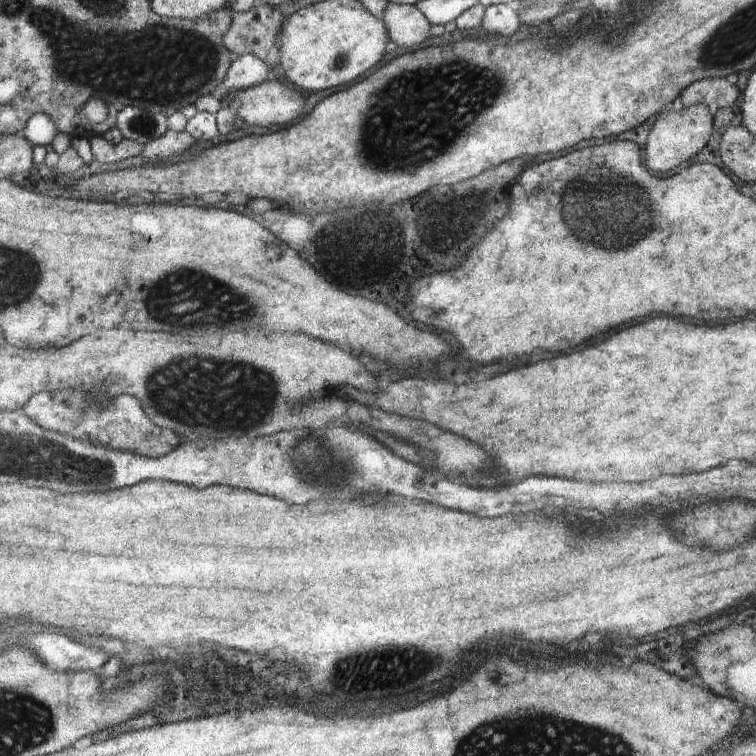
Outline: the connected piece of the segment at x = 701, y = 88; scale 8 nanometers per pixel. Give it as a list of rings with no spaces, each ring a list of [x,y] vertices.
[[[725,77],[702,79],[689,84],[681,93],[683,107],[703,104],[715,105],[717,109],[732,106],[740,96],[737,86],[729,84]]]

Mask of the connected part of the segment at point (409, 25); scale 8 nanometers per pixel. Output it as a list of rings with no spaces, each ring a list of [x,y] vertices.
[[[390,3],[383,22],[391,41],[401,48],[413,48],[431,37],[431,22],[416,5]]]

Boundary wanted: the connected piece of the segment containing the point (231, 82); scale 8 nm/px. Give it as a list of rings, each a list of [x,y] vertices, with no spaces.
[[[253,54],[235,56],[233,65],[229,68],[228,77],[217,91],[222,107],[227,107],[225,98],[231,92],[263,84],[267,81],[267,76],[269,76],[269,68],[261,58]]]

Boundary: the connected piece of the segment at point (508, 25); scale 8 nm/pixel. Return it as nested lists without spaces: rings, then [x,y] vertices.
[[[497,4],[485,8],[479,30],[483,34],[497,34],[499,36],[511,36],[519,28],[519,18],[513,6],[509,4]]]

